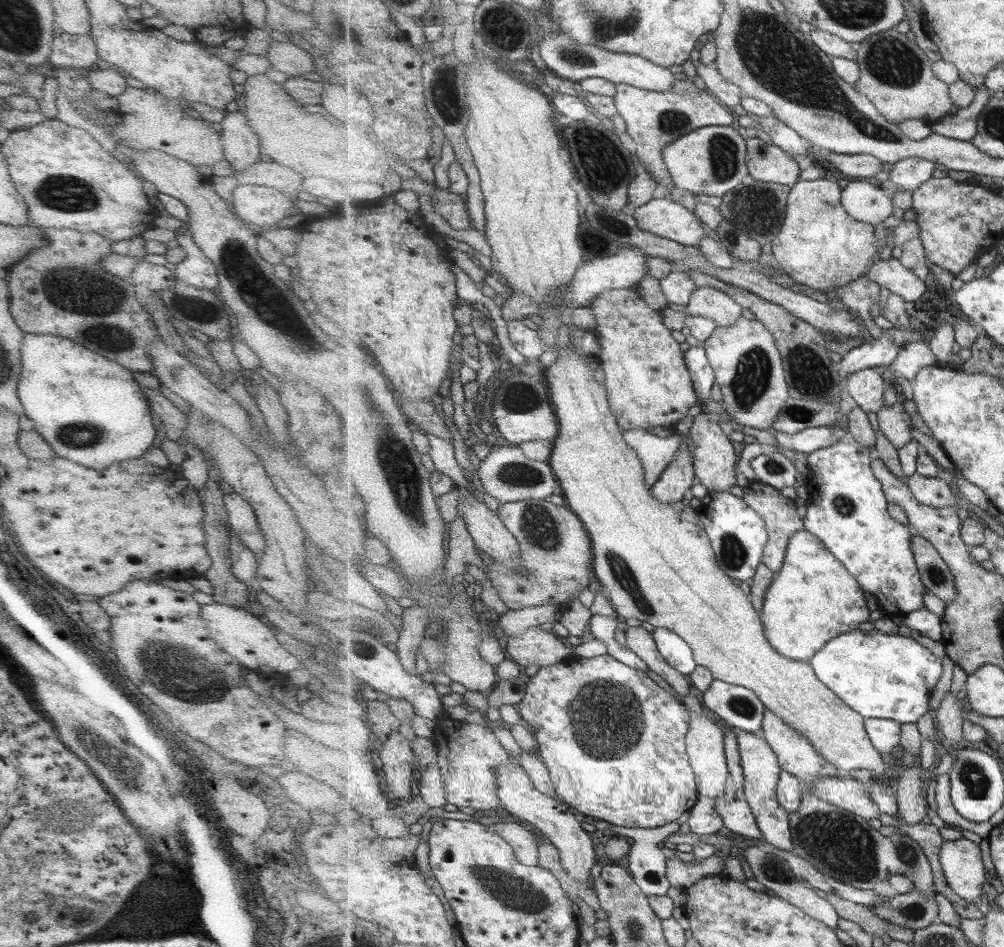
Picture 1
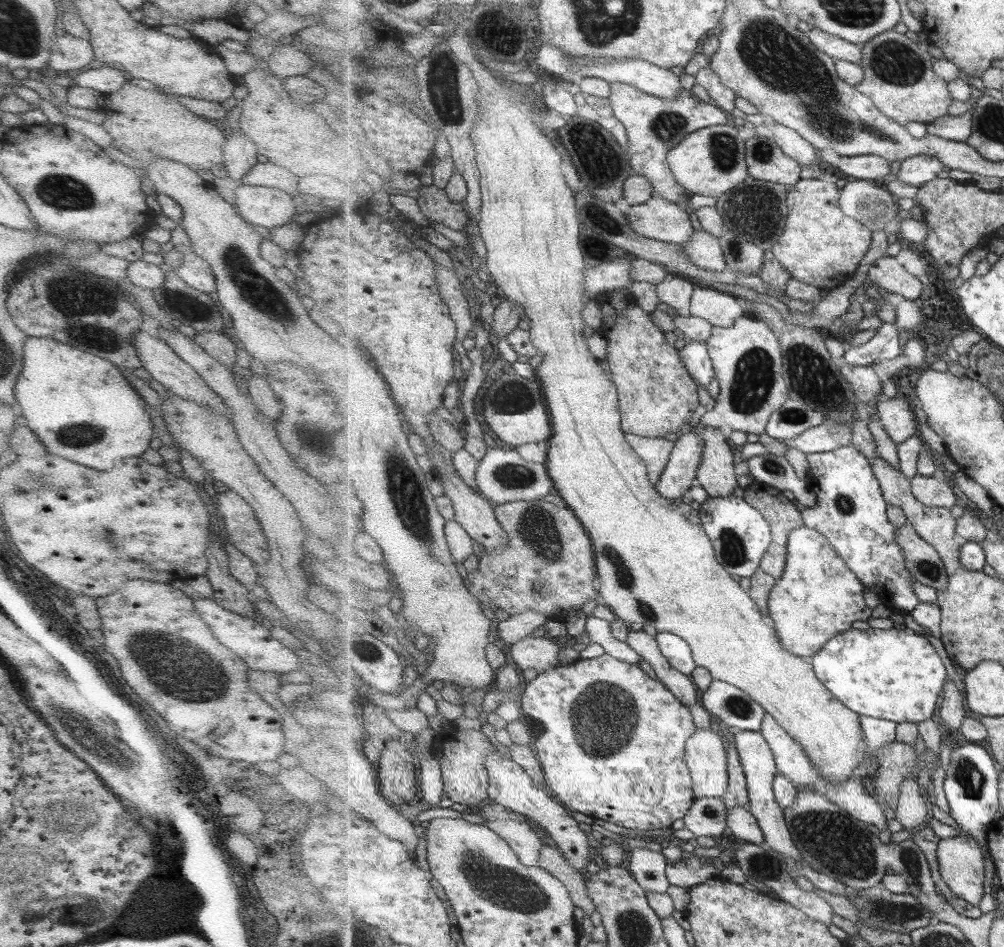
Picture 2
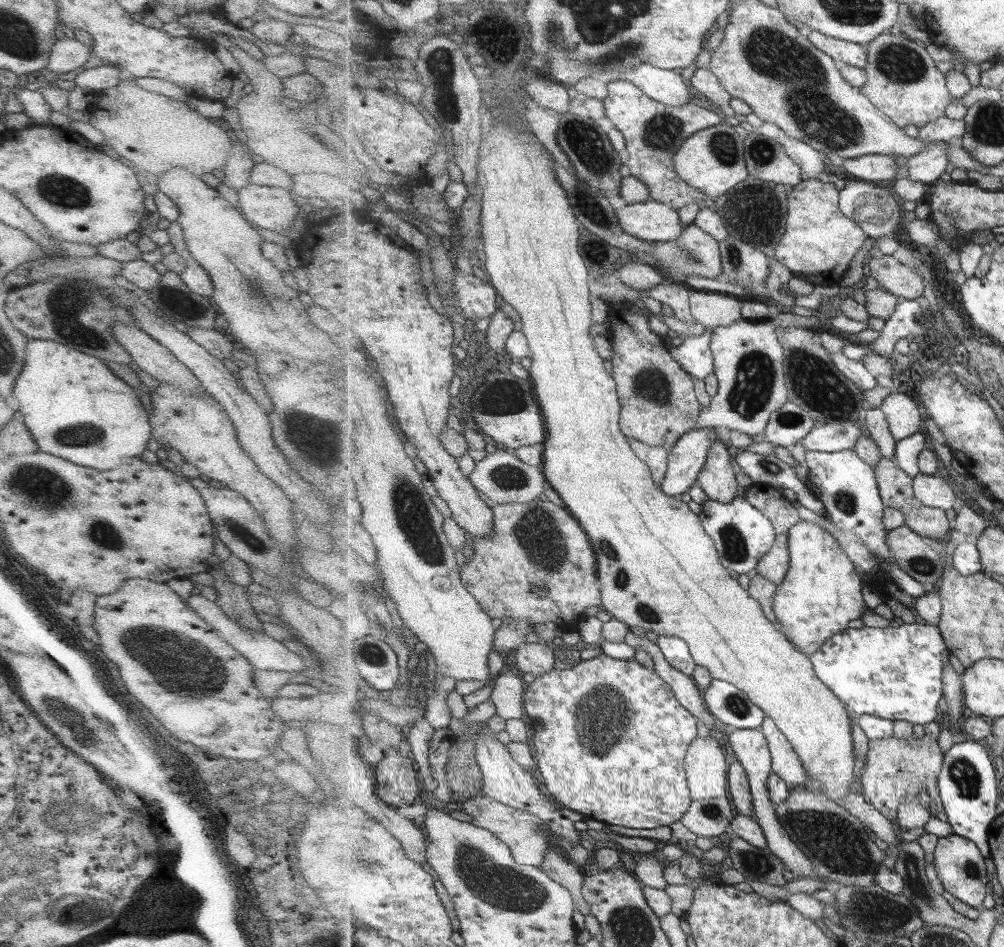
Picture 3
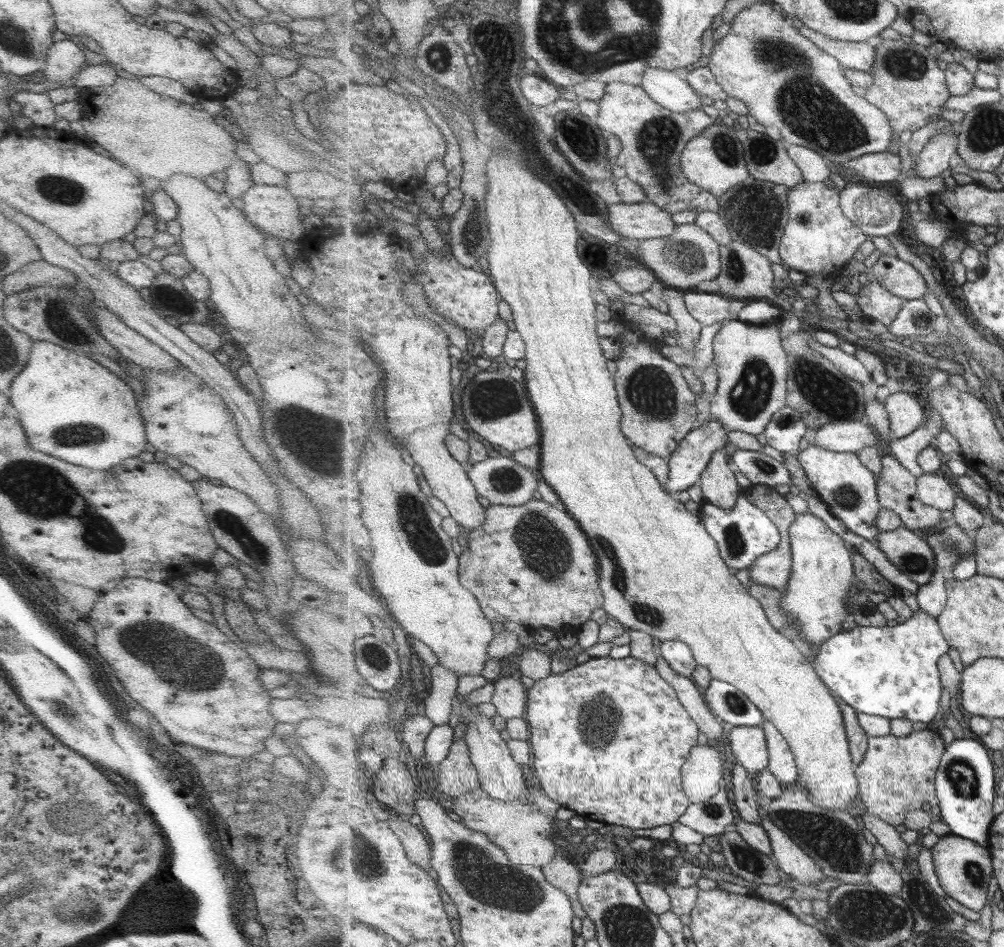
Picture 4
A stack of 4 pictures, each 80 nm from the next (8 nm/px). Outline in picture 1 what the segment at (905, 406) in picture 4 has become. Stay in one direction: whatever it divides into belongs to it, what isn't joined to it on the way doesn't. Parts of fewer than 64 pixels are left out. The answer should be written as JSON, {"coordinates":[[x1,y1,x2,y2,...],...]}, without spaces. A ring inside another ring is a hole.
{"coordinates":[[899,404,885,405,877,413,877,419,879,428,898,450,913,440,909,416,900,409]]}

